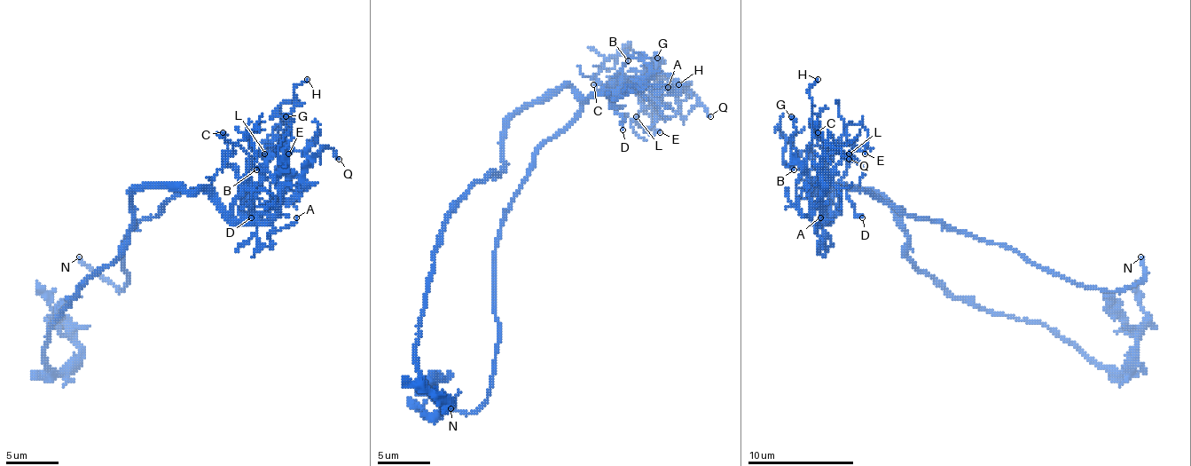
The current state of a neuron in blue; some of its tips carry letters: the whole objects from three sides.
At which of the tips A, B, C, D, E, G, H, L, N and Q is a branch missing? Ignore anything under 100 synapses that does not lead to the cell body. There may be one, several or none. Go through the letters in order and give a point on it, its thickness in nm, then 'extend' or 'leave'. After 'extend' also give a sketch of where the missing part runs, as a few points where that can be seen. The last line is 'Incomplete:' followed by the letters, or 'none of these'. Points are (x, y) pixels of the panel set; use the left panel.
A: at (296, 217); 120 nm thick; leave
B: at (256, 169); 80 nm thick; leave
C: at (223, 132); 140 nm thick; leave
D: at (251, 217); 140 nm thick; leave
E: at (288, 154); 160 nm thick; leave
G: at (285, 116); 170 nm thick; leave
H: at (307, 79); 110 nm thick; leave
L: at (264, 154); 100 nm thick; leave
N: at (79, 256); 220 nm thick; extend; missing branch runs (79, 256), (44, 254)
Q: at (339, 159); 120 nm thick; leave
Incomplete: N

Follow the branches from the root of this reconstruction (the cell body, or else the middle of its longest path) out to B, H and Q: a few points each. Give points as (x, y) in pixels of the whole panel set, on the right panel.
B: (851, 188), (820, 188), (831, 196), (826, 212), (818, 167), (788, 138), (783, 161), (794, 169)
H: (851, 188), (820, 188), (831, 196), (826, 212), (812, 185), (831, 154), (812, 114), (810, 90), (818, 79)
Q: (851, 188), (818, 191), (831, 196), (826, 220), (823, 151), (834, 146), (849, 159)

